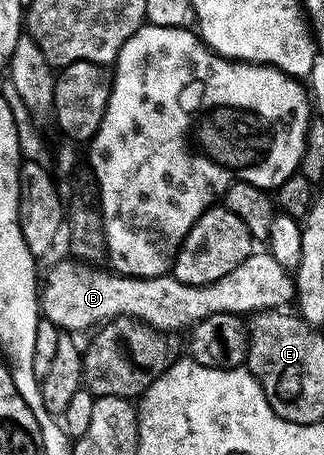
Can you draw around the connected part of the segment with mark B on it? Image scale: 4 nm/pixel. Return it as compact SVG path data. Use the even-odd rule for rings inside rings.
M252 253L237 265L237 269L204 287L177 281L171 273L152 279L135 279L132 275L117 275L107 269L98 271L98 266L74 257L66 258L53 264L47 276L42 276L39 293L42 318L53 321L63 333L90 332L111 319L124 317L148 323L157 331L172 333L182 327L190 329L213 313L231 311L234 315L243 315L270 311L282 308L296 298L292 272L282 267L270 253Z

